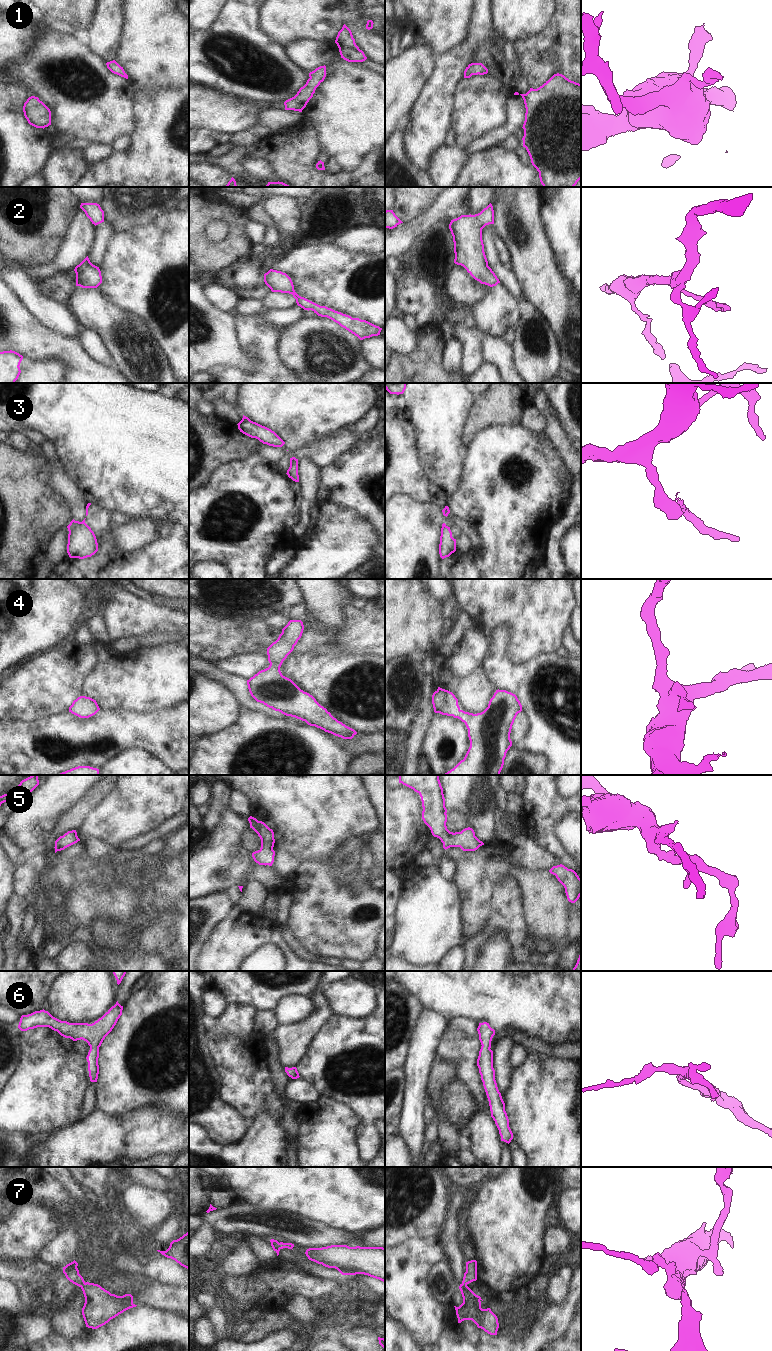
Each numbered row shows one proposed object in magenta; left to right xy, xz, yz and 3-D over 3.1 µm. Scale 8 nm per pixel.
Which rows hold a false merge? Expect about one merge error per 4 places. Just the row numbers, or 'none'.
3

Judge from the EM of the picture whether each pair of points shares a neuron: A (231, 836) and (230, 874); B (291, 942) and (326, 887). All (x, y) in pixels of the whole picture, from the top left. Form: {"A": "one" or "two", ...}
{"A": "one", "B": "two"}

